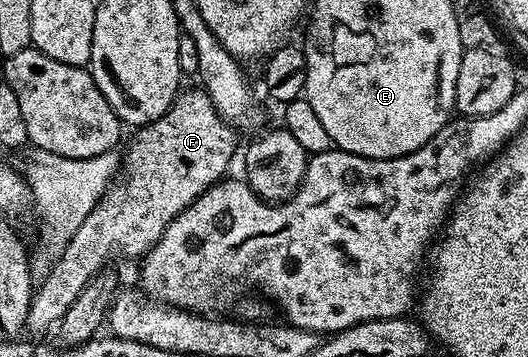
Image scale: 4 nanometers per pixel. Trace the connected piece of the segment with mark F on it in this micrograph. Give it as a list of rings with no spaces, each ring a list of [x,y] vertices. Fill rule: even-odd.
[[[203,89],[196,90],[182,90],[173,100],[173,105],[167,109],[167,113],[163,113],[163,117],[159,117],[154,123],[136,128],[134,135],[137,136],[130,141],[129,148],[123,151],[115,182],[106,188],[101,199],[79,225],[79,229],[76,229],[69,242],[60,248],[61,256],[51,263],[46,276],[34,290],[26,321],[29,331],[56,328],[79,297],[79,293],[85,291],[85,287],[101,270],[113,263],[111,261],[116,255],[126,255],[129,259],[135,258],[134,260],[144,256],[145,252],[150,251],[159,241],[159,237],[163,237],[167,225],[175,221],[177,214],[187,209],[187,205],[194,203],[206,189],[220,183],[228,172],[225,170],[237,151],[238,132],[215,109],[209,94]]]

